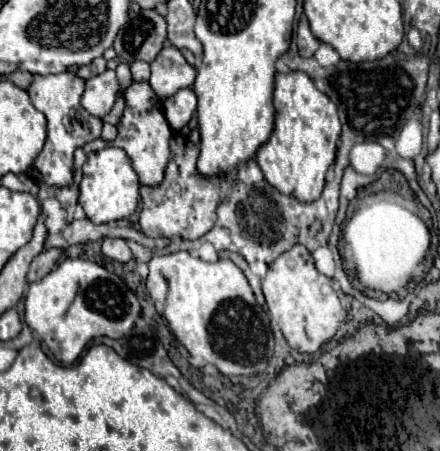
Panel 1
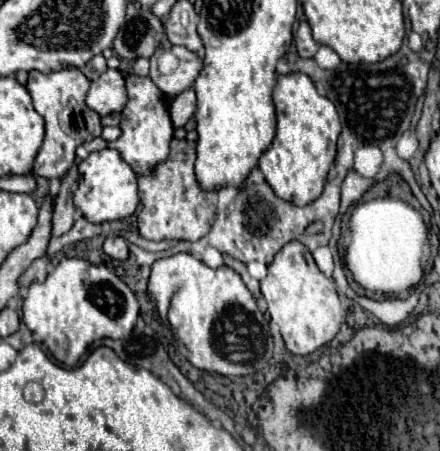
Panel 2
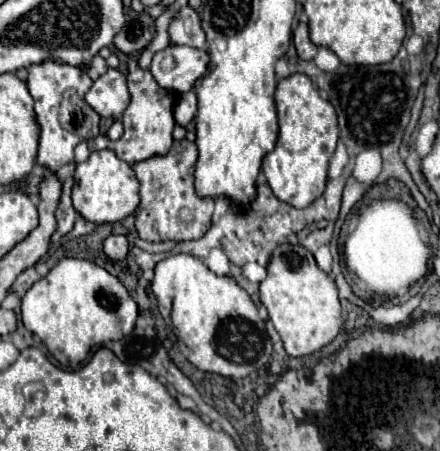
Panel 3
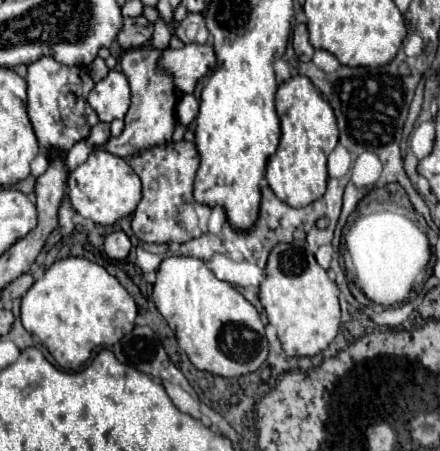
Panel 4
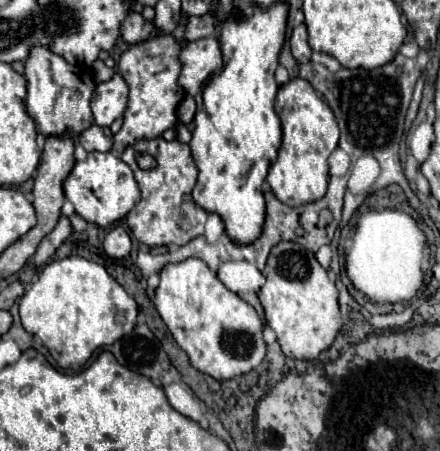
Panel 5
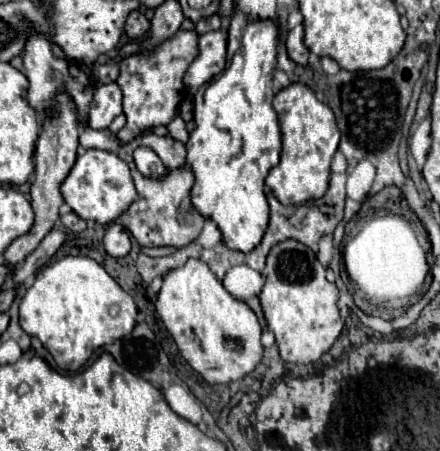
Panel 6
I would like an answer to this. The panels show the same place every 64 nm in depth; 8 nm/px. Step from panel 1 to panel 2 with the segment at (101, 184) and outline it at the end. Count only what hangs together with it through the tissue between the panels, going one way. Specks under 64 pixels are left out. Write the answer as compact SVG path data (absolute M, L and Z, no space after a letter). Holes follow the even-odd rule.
M104 148L100 152L92 152L86 160L78 164L80 184L74 192L74 206L84 214L88 222L102 224L112 220L128 218L136 212L138 206L138 186L134 170L118 156L116 150Z

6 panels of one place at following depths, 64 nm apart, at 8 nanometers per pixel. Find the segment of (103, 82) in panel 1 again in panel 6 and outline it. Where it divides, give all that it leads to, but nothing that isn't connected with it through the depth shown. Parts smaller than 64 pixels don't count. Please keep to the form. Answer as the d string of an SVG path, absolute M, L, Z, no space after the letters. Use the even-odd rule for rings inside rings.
M112 84L98 86L94 92L94 100L88 110L88 126L94 130L108 128L110 122L122 112L122 92L120 88Z

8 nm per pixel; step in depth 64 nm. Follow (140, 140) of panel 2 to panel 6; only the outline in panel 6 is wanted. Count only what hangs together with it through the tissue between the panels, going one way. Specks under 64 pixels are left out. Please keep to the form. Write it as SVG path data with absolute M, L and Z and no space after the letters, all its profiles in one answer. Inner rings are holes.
M178 30L174 38L166 40L152 54L130 56L120 62L120 76L116 84L120 84L120 90L124 92L122 106L128 118L126 126L118 132L122 144L134 140L140 130L152 126L166 126L176 116L178 104L182 102L184 72L188 70L188 64L192 64L192 60L196 58L198 38L200 36L196 36L196 30Z

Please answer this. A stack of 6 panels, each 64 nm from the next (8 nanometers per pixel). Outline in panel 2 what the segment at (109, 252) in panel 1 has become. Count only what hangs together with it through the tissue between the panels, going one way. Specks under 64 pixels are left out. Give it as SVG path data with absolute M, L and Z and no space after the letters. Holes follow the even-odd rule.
M108 236L104 240L104 252L114 260L126 260L128 258L128 240L122 236Z

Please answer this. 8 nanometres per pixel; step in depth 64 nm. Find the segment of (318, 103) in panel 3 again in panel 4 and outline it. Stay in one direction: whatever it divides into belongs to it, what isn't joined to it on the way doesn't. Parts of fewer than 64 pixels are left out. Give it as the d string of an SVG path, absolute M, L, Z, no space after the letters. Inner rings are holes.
M294 76L278 86L275 108L282 124L282 138L278 150L270 156L266 166L266 180L272 192L292 208L302 208L326 192L328 170L326 160L339 141L334 112L322 94L312 86L306 76Z

